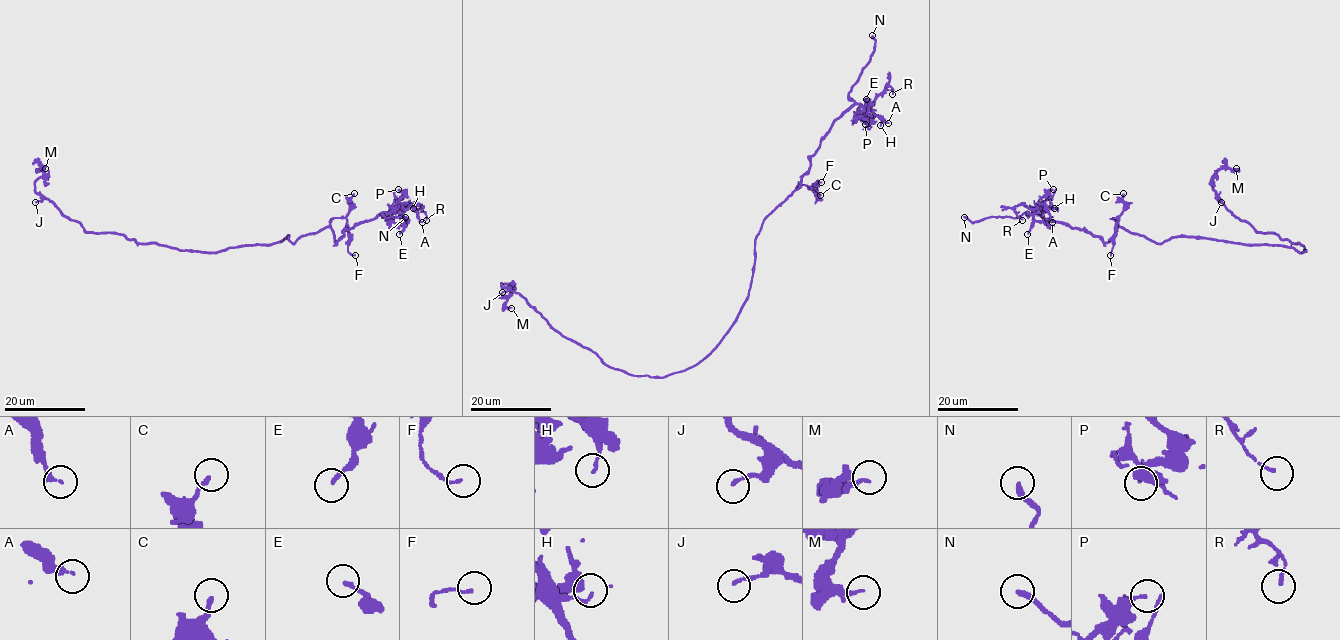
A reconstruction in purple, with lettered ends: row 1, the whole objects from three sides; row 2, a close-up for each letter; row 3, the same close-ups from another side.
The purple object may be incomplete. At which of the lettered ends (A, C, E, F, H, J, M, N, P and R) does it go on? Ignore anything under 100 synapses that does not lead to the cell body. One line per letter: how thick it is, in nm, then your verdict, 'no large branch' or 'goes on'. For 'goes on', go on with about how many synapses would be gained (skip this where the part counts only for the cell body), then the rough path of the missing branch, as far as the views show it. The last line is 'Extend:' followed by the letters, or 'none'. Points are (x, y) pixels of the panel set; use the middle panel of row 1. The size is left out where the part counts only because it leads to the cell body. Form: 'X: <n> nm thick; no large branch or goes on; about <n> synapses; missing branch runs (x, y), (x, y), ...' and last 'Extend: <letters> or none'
A: 200 nm thick; no large branch
C: 160 nm thick; no large branch
E: 180 nm thick; no large branch
F: 100 nm thick; no large branch
H: 120 nm thick; no large branch
J: 180 nm thick; no large branch
M: 160 nm thick; no large branch
N: 240 nm thick; goes on
P: 180 nm thick; no large branch
R: 110 nm thick; no large branch
Extend: N

